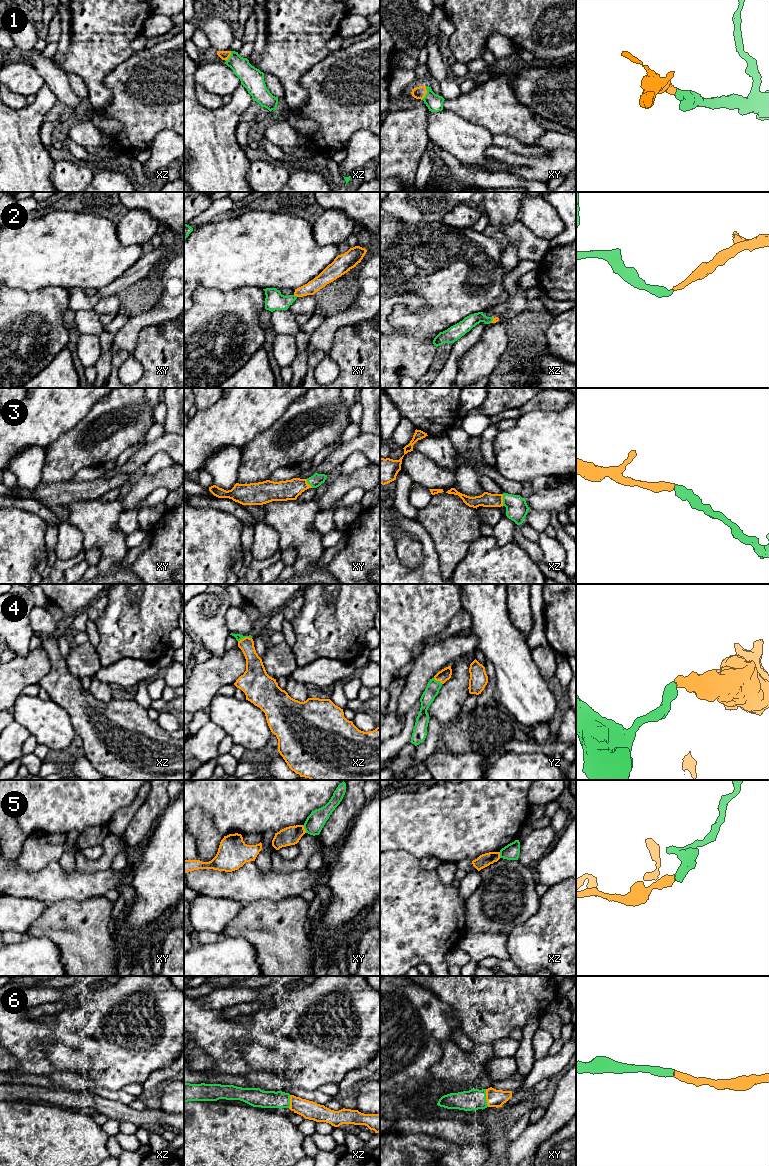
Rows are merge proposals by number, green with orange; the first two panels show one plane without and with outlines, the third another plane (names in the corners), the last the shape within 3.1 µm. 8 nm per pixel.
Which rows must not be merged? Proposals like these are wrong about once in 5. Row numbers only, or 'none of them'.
5

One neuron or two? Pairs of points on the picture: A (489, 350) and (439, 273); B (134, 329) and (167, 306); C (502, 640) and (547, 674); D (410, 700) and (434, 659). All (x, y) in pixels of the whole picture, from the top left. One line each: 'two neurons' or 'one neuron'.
A: two neurons
B: one neuron
C: two neurons
D: one neuron

